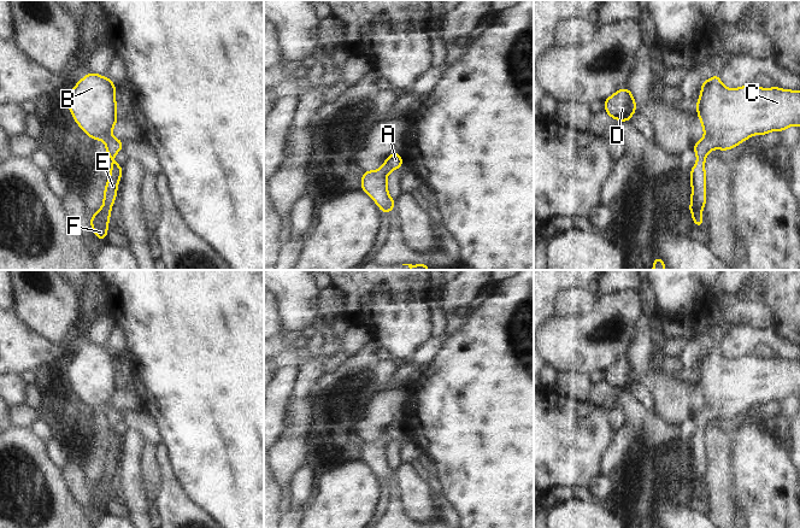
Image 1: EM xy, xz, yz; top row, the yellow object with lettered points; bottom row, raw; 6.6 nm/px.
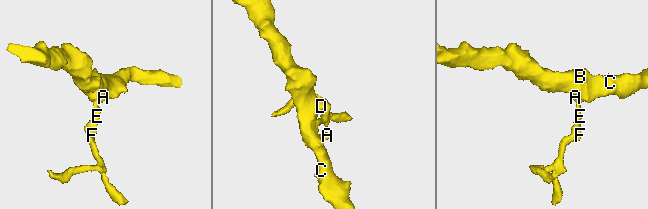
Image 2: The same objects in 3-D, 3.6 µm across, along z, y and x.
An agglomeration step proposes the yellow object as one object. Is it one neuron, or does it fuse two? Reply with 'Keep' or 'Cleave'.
Keep.

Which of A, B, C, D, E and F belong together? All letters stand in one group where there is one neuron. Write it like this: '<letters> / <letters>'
A B C D E F

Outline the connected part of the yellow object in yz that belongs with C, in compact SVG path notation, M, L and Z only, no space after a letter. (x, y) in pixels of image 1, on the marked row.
M716 74L702 82L696 108L705 136L693 147L698 160L689 172L689 211L693 224L702 228L700 216L706 205L706 154L713 148L731 149L755 133L765 135L771 130L783 131L792 124L800 127L800 92L778 87L765 89L751 83L729 89L722 84L719 74Z

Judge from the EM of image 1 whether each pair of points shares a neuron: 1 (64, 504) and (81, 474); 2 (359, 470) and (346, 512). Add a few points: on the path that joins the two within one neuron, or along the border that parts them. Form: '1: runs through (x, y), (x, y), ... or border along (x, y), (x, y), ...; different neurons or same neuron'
1: border along (63, 470), (71, 491), (86, 515); different neurons
2: runs through (357, 481), (346, 497), (346, 502); same neuron

